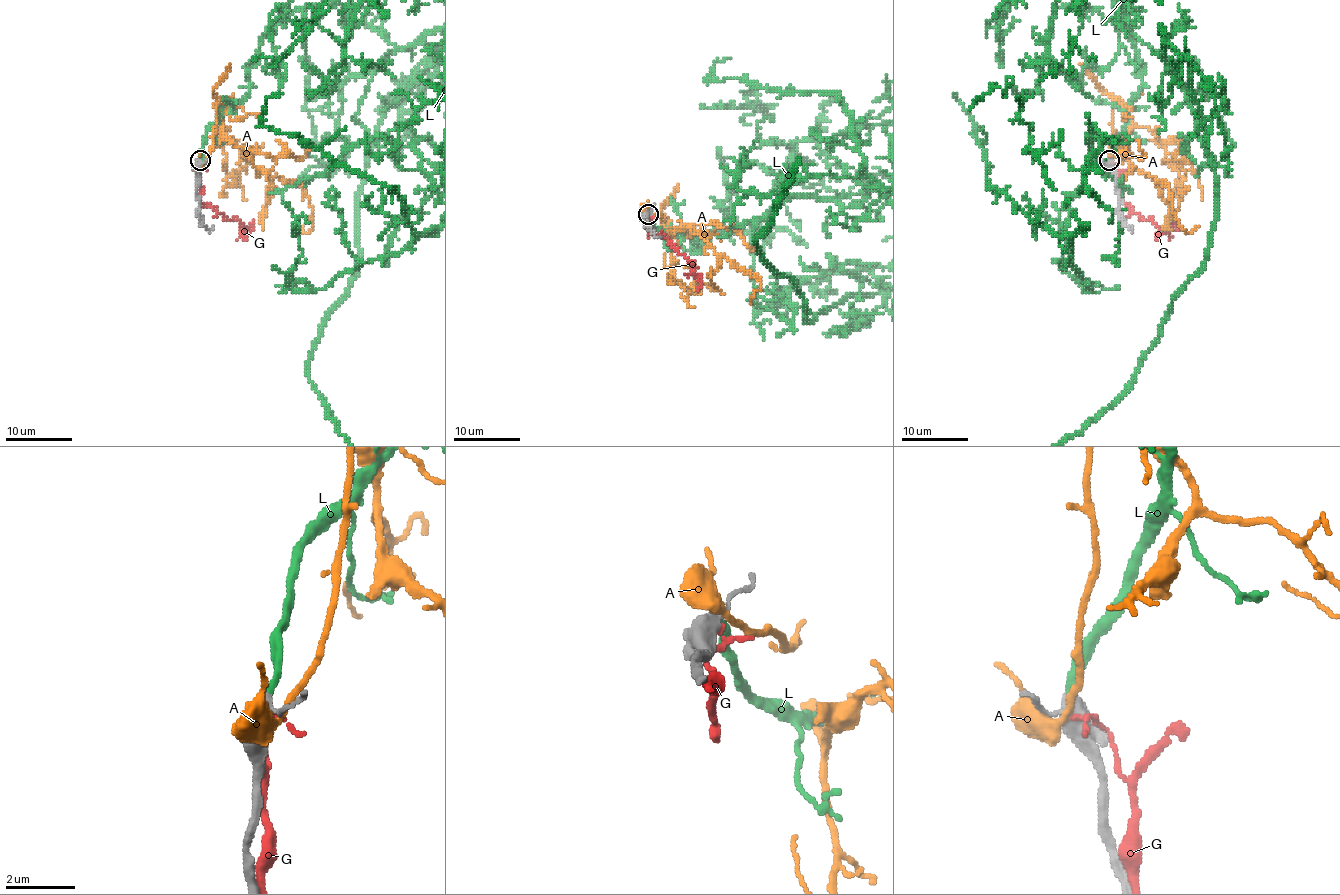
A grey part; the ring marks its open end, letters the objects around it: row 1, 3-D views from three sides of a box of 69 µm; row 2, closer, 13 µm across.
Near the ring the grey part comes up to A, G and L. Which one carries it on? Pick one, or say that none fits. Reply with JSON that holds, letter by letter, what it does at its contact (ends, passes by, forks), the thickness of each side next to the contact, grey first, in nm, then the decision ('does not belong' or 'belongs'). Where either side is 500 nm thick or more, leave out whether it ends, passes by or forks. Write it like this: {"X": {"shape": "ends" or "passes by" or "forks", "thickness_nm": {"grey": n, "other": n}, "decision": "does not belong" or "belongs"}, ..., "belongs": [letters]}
{"A": {"thickness_nm": {"grey": 500, "other": 380}, "decision": "does not belong"}, "G": {"thickness_nm": {"grey": 550, "other": 150}, "decision": "does not belong"}, "L": {"shape": "ends", "thickness_nm": {"grey": 400, "other": 220}, "decision": "belongs"}, "belongs": ["L"]}

